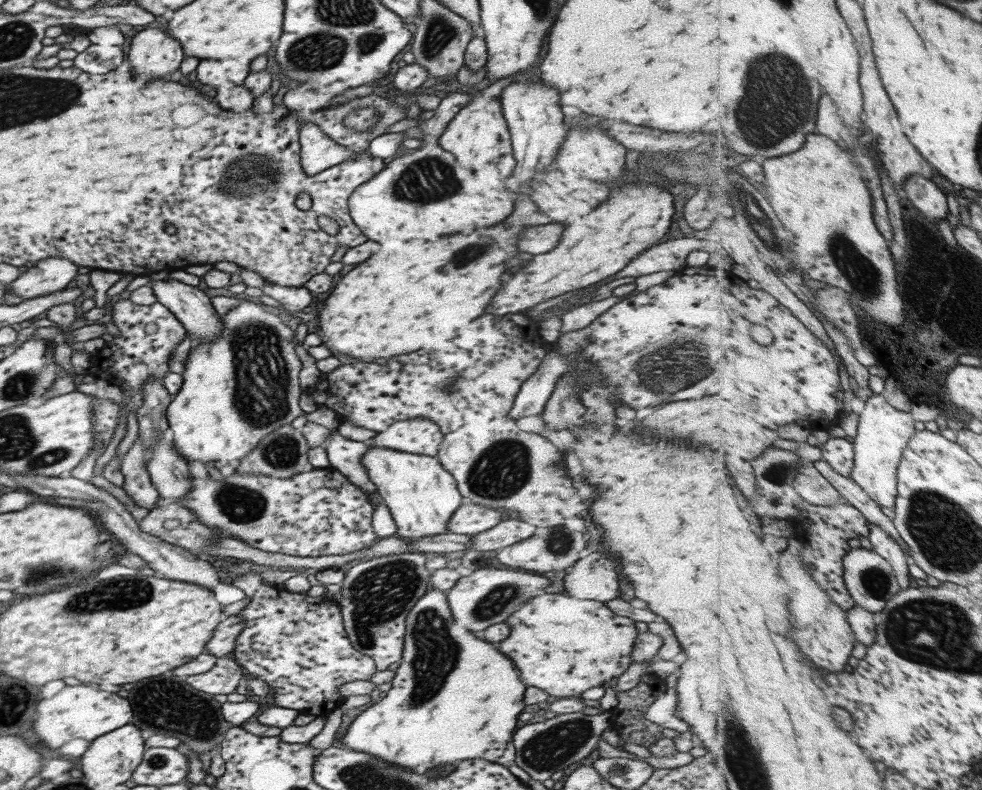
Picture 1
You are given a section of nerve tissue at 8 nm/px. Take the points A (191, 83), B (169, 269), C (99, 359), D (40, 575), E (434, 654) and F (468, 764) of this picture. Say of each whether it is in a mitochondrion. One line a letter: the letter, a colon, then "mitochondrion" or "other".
A: other
B: other
C: other
D: mitochondrion
E: mitochondrion
F: other

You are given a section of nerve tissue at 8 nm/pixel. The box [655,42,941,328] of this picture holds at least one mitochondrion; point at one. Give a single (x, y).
(777, 83)

